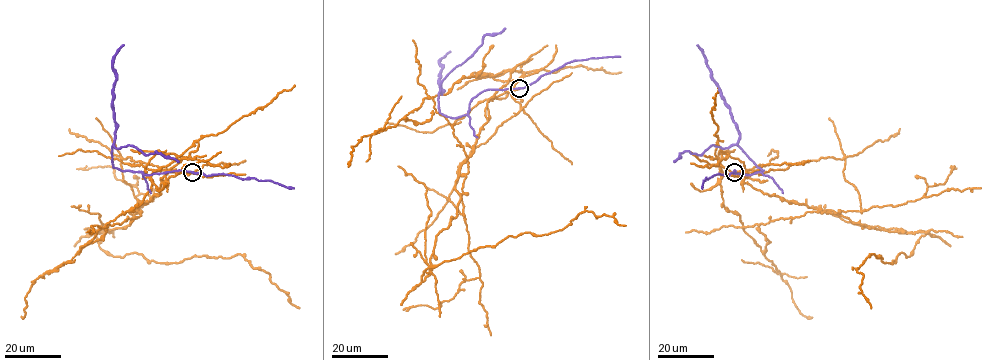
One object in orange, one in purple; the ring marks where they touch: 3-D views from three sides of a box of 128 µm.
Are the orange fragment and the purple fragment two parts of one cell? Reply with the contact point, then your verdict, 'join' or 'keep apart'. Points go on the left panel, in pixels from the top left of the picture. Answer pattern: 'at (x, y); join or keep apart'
at (192, 172); keep apart

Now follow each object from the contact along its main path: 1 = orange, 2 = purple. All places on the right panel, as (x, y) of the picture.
1: (734, 172), (770, 196), (867, 227), (926, 233), (908, 257), (884, 263), (873, 254), (856, 269), (871, 308)
2: (733, 172), (748, 175), (763, 170), (738, 144), (738, 127), (697, 44)

